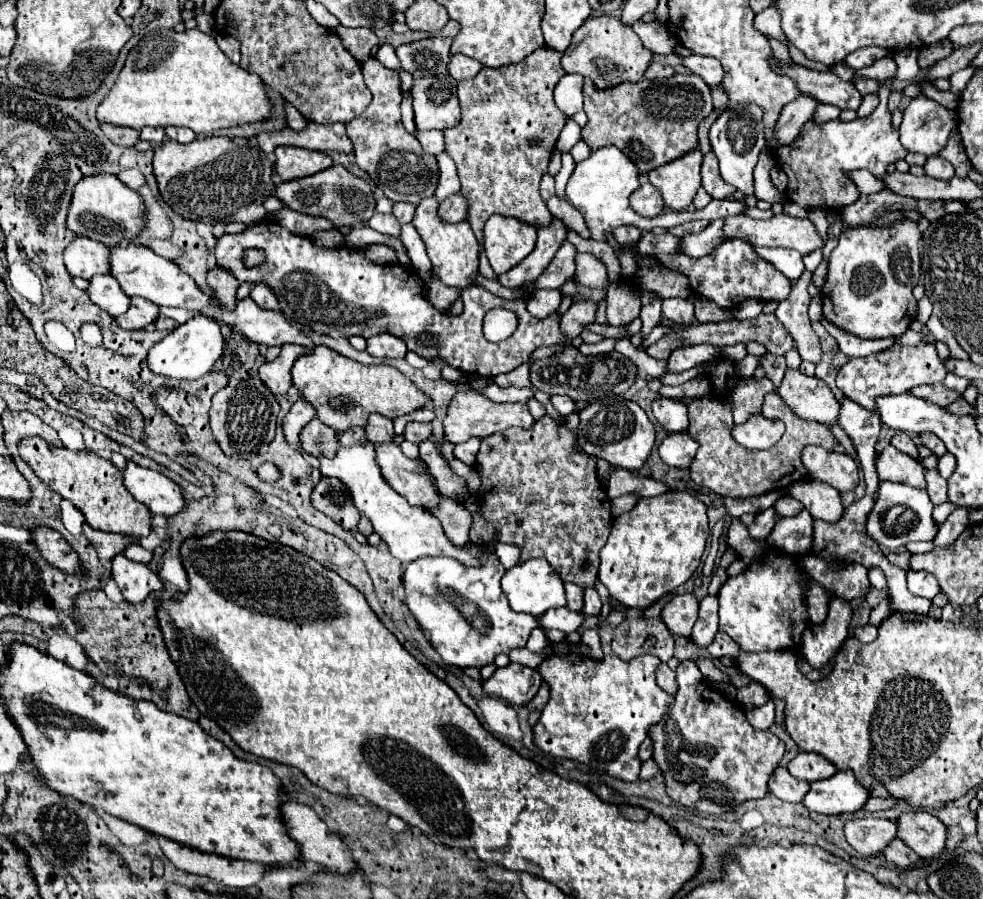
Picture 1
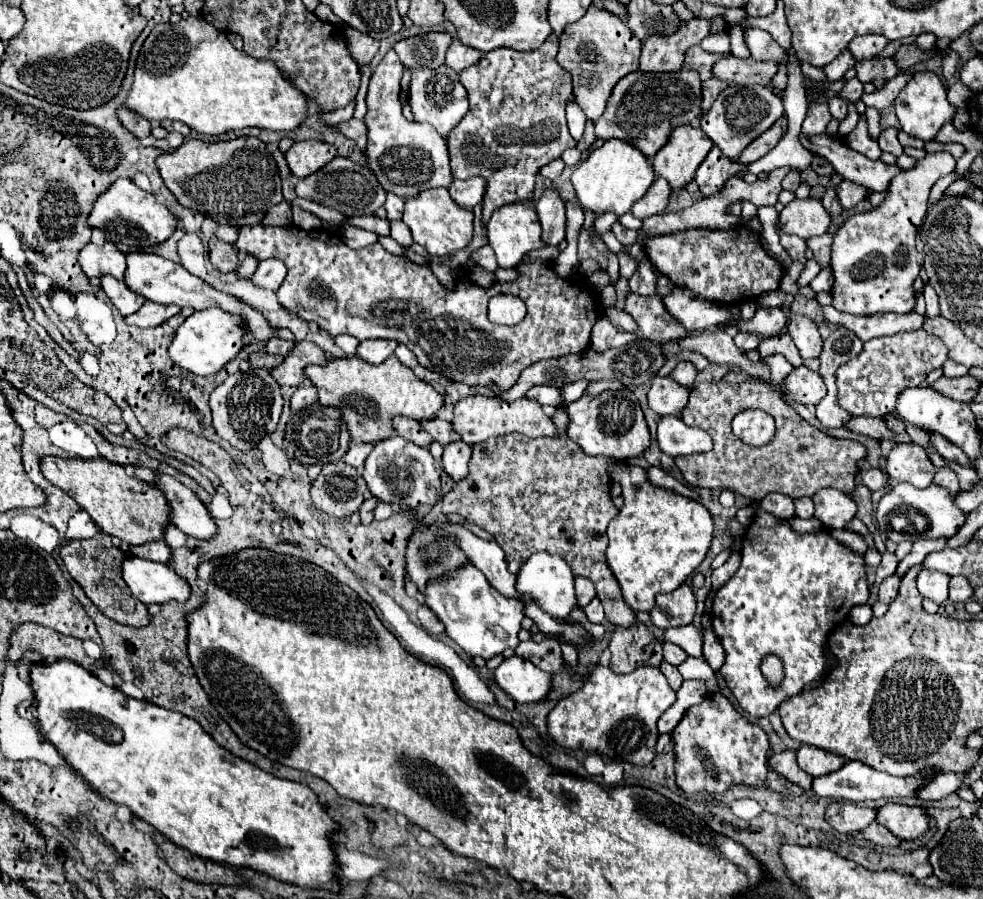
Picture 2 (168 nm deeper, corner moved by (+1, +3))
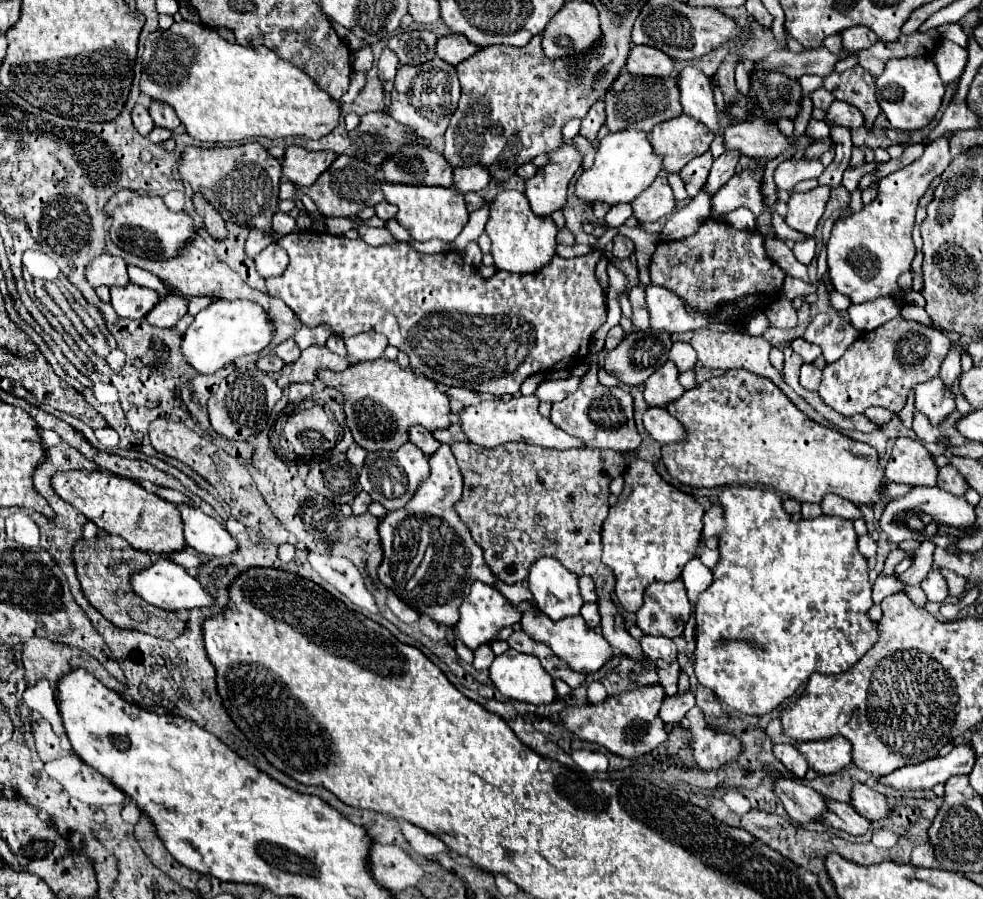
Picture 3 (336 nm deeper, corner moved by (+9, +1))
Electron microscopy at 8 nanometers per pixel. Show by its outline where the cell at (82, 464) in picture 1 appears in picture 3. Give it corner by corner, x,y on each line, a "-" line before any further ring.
55,472
53,476
55,492
75,506
87,520
107,530
107,534
117,534
125,538
135,550
149,554
173,554
187,548
183,538
183,520
179,508
139,486
133,480
107,474
107,472

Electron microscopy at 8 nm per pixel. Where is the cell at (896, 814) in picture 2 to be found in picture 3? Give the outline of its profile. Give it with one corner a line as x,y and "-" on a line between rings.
855,784
851,790
853,808
867,820
881,820
891,814
891,808
883,794
875,792
867,784

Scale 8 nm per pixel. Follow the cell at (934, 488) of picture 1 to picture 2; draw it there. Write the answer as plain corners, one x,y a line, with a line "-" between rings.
947,466
937,470
937,474
935,474
935,478
933,478
933,484
947,488
947,490
949,490
953,496
959,492
959,480
957,480
955,472
953,472
953,470
949,470

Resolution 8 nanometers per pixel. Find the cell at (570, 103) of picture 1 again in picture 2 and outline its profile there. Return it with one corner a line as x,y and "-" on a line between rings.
575,100
567,102
567,124
569,124
569,132
575,140
581,140
583,136
583,128
585,128
585,114
579,108
579,104

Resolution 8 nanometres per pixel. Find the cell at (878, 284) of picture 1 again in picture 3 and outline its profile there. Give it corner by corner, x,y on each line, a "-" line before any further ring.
933,140
925,146
925,152
919,160
879,182
879,196
871,204
863,206
863,210
857,214
837,220
827,242
827,264
831,284
837,292
849,296
853,304
897,294
897,276
911,270
911,260
915,256
911,230
915,222
917,202
929,188
931,180
941,176
949,162
949,140

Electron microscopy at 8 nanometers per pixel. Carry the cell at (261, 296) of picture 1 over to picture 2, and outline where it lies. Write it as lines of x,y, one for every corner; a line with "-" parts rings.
271,258
271,260
263,260
263,262
259,262
257,272
253,274
251,282
253,282
255,288
277,292
277,288
281,286
285,274
287,274
285,264
279,262
279,260
273,260
273,258

